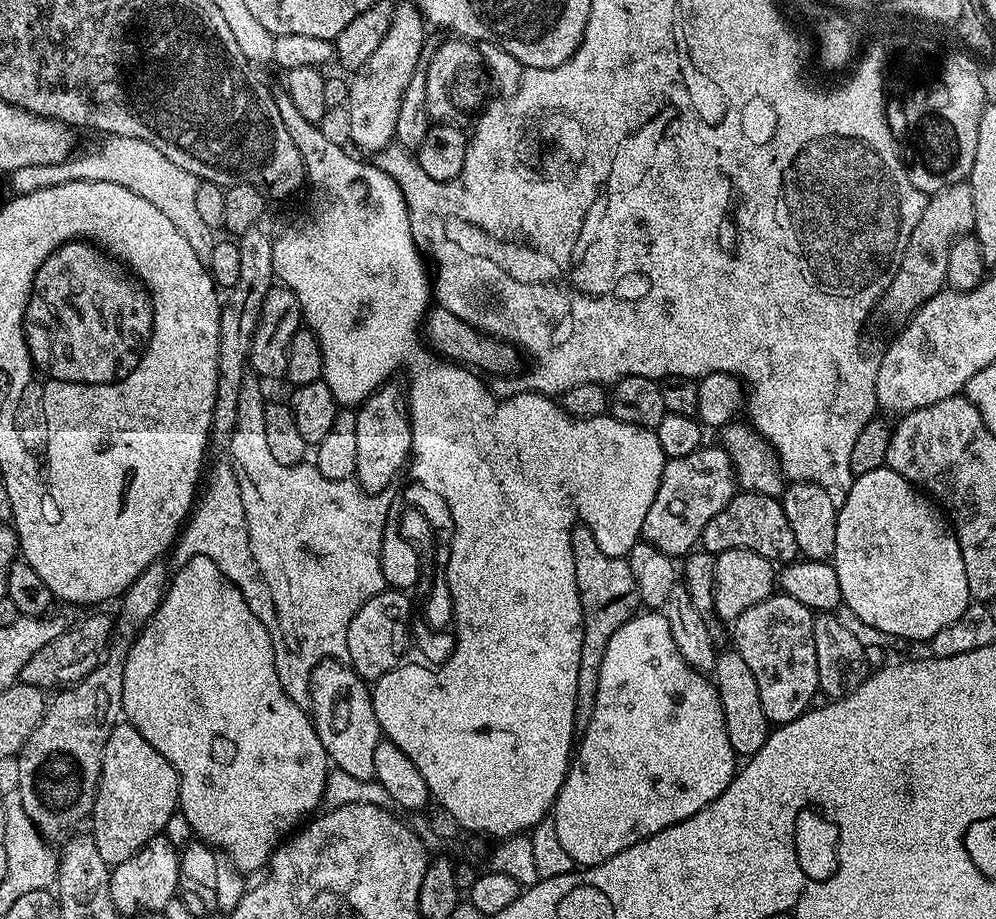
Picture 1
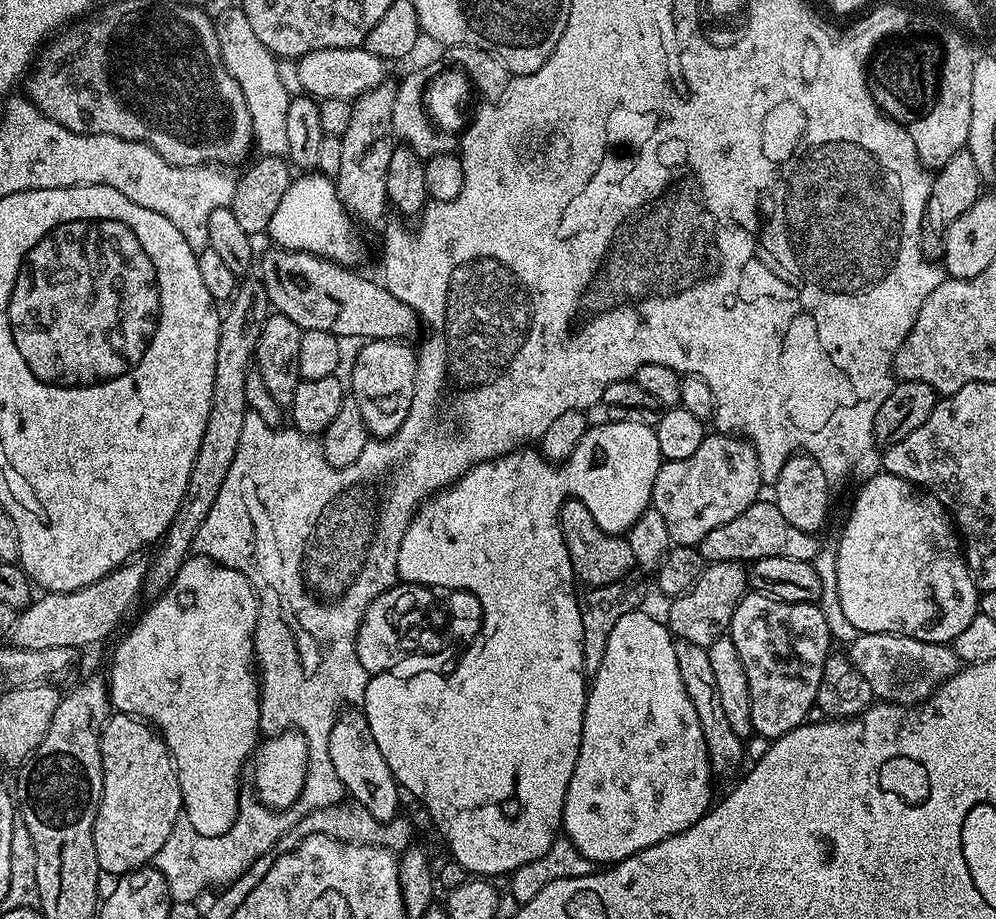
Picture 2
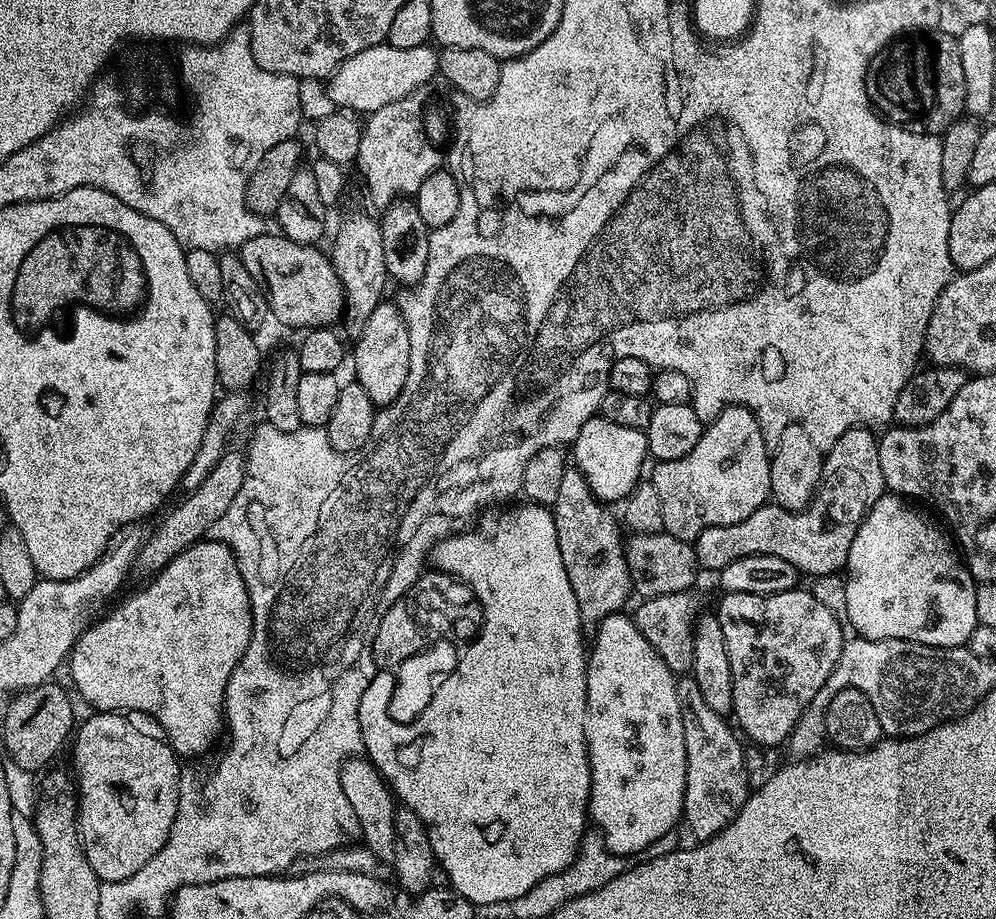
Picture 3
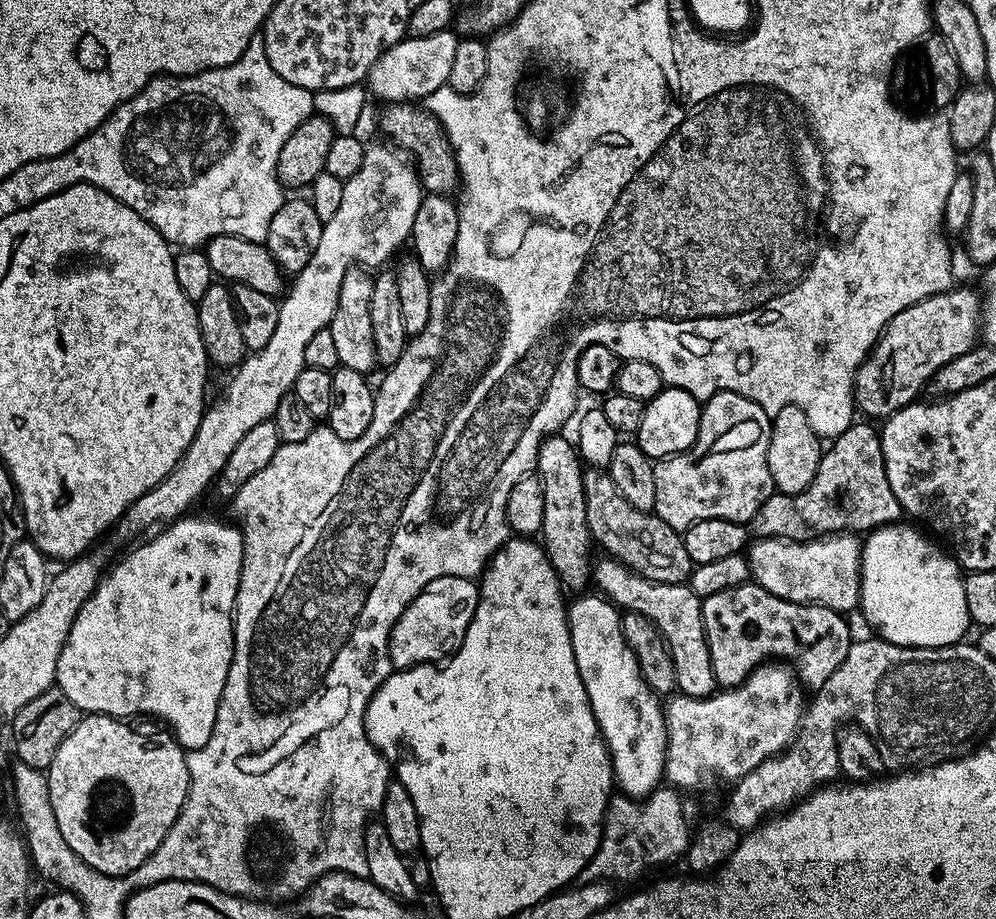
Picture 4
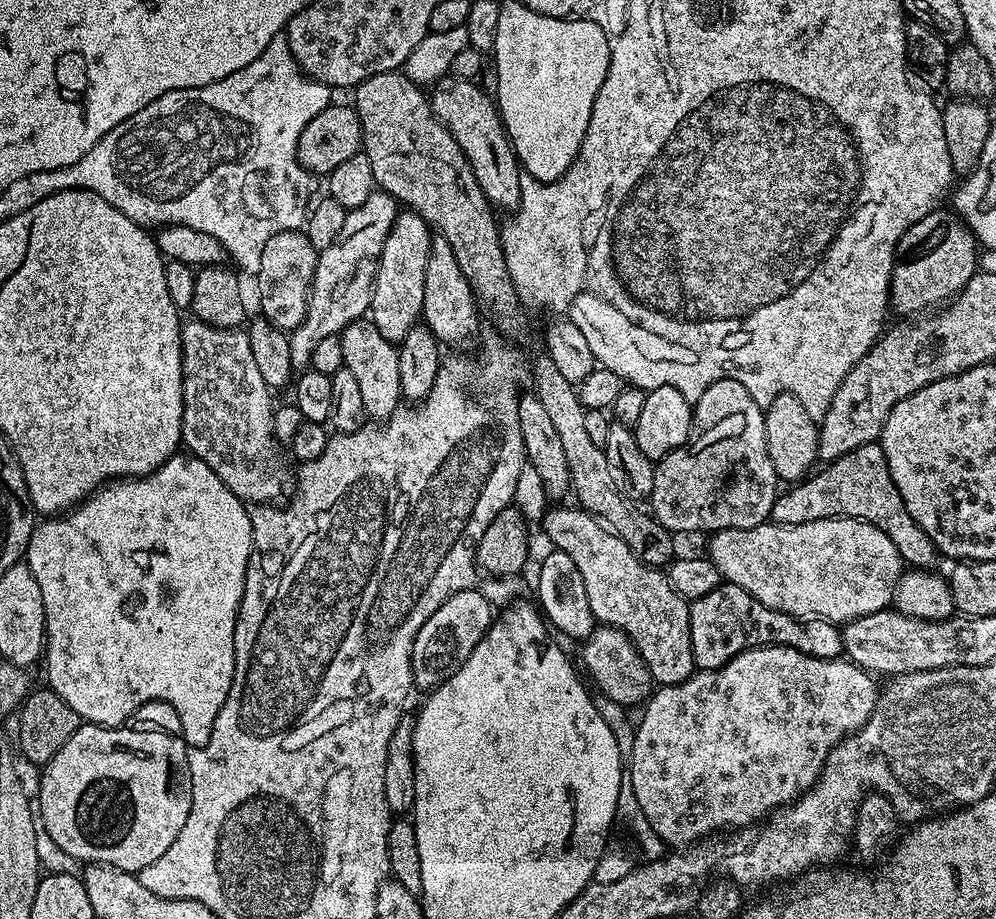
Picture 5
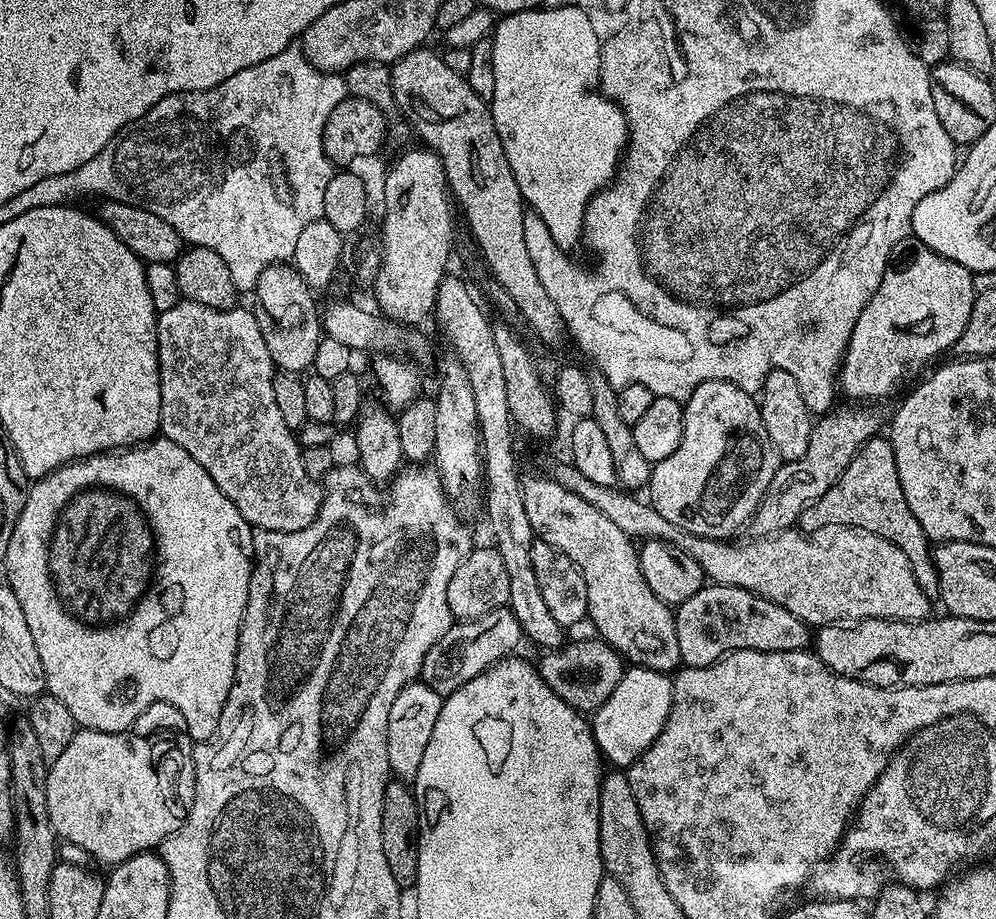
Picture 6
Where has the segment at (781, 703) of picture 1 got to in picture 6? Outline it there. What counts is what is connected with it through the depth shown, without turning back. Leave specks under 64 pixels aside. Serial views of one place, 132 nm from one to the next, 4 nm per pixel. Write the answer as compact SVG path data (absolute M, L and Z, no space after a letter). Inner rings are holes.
M705 583L674 612L680 662L685 668L705 668L738 650L798 652L810 644L810 628L790 610L729 584Z

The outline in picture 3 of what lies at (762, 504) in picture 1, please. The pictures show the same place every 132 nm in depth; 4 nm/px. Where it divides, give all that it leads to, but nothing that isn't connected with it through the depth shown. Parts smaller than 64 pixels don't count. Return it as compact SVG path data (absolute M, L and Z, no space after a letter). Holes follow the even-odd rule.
M861 426L846 430L846 434L842 434L842 438L838 438L838 442L834 442L834 446L827 449L822 483L803 512L791 512L775 502L769 502L754 510L750 518L742 518L742 522L710 526L695 538L697 565L701 569L719 570L730 566L730 562L738 562L738 558L743 556L773 556L782 558L782 562L790 562L790 566L794 566L796 571L805 577L832 576L839 568L841 571L847 565L850 546L854 542L858 526L864 521L874 502L878 502L878 498L886 492L882 478L882 462L878 462L879 449L878 436L873 429Z

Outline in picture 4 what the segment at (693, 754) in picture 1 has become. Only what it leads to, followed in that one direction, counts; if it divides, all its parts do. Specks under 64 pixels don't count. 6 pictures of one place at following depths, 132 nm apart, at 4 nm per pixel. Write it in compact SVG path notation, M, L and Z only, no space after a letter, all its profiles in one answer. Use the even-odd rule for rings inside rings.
M588 594L577 595L580 597L567 605L574 662L578 662L582 686L586 686L594 718L612 755L615 787L623 795L645 798L661 787L665 779L668 749L665 705L658 693L644 680L638 658L626 642L621 609L603 595L584 595Z

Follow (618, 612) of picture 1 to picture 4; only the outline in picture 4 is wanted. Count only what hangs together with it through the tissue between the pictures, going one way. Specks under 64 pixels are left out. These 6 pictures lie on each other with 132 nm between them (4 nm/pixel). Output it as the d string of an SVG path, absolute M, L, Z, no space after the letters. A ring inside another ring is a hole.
M564 434L546 436L536 456L535 471L544 483L544 513L540 532L542 547L548 560L556 568L556 575L565 589L584 590L594 576L594 541L586 518L586 490L582 486L585 465L577 445Z

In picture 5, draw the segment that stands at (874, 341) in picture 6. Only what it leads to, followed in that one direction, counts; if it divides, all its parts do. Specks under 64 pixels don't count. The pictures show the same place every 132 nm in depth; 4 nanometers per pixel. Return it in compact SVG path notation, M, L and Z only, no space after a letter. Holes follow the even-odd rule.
M937 210L926 214L896 243L896 261L892 264L890 308L900 318L912 318L947 305L953 296L976 275L976 237L955 211Z

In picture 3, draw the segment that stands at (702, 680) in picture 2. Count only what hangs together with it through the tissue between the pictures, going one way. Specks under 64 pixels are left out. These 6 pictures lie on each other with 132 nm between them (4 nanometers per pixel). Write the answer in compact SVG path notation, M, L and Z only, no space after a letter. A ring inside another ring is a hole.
M691 674L681 675L677 679L676 689L678 710L682 710L682 734L686 734L686 790L682 818L696 836L695 839L703 842L715 837L737 816L738 810L748 800L752 785L748 782L748 764L744 761L744 748L740 745L741 737L737 729L725 717L710 710L706 698L702 698L702 690L698 690L698 682Z

